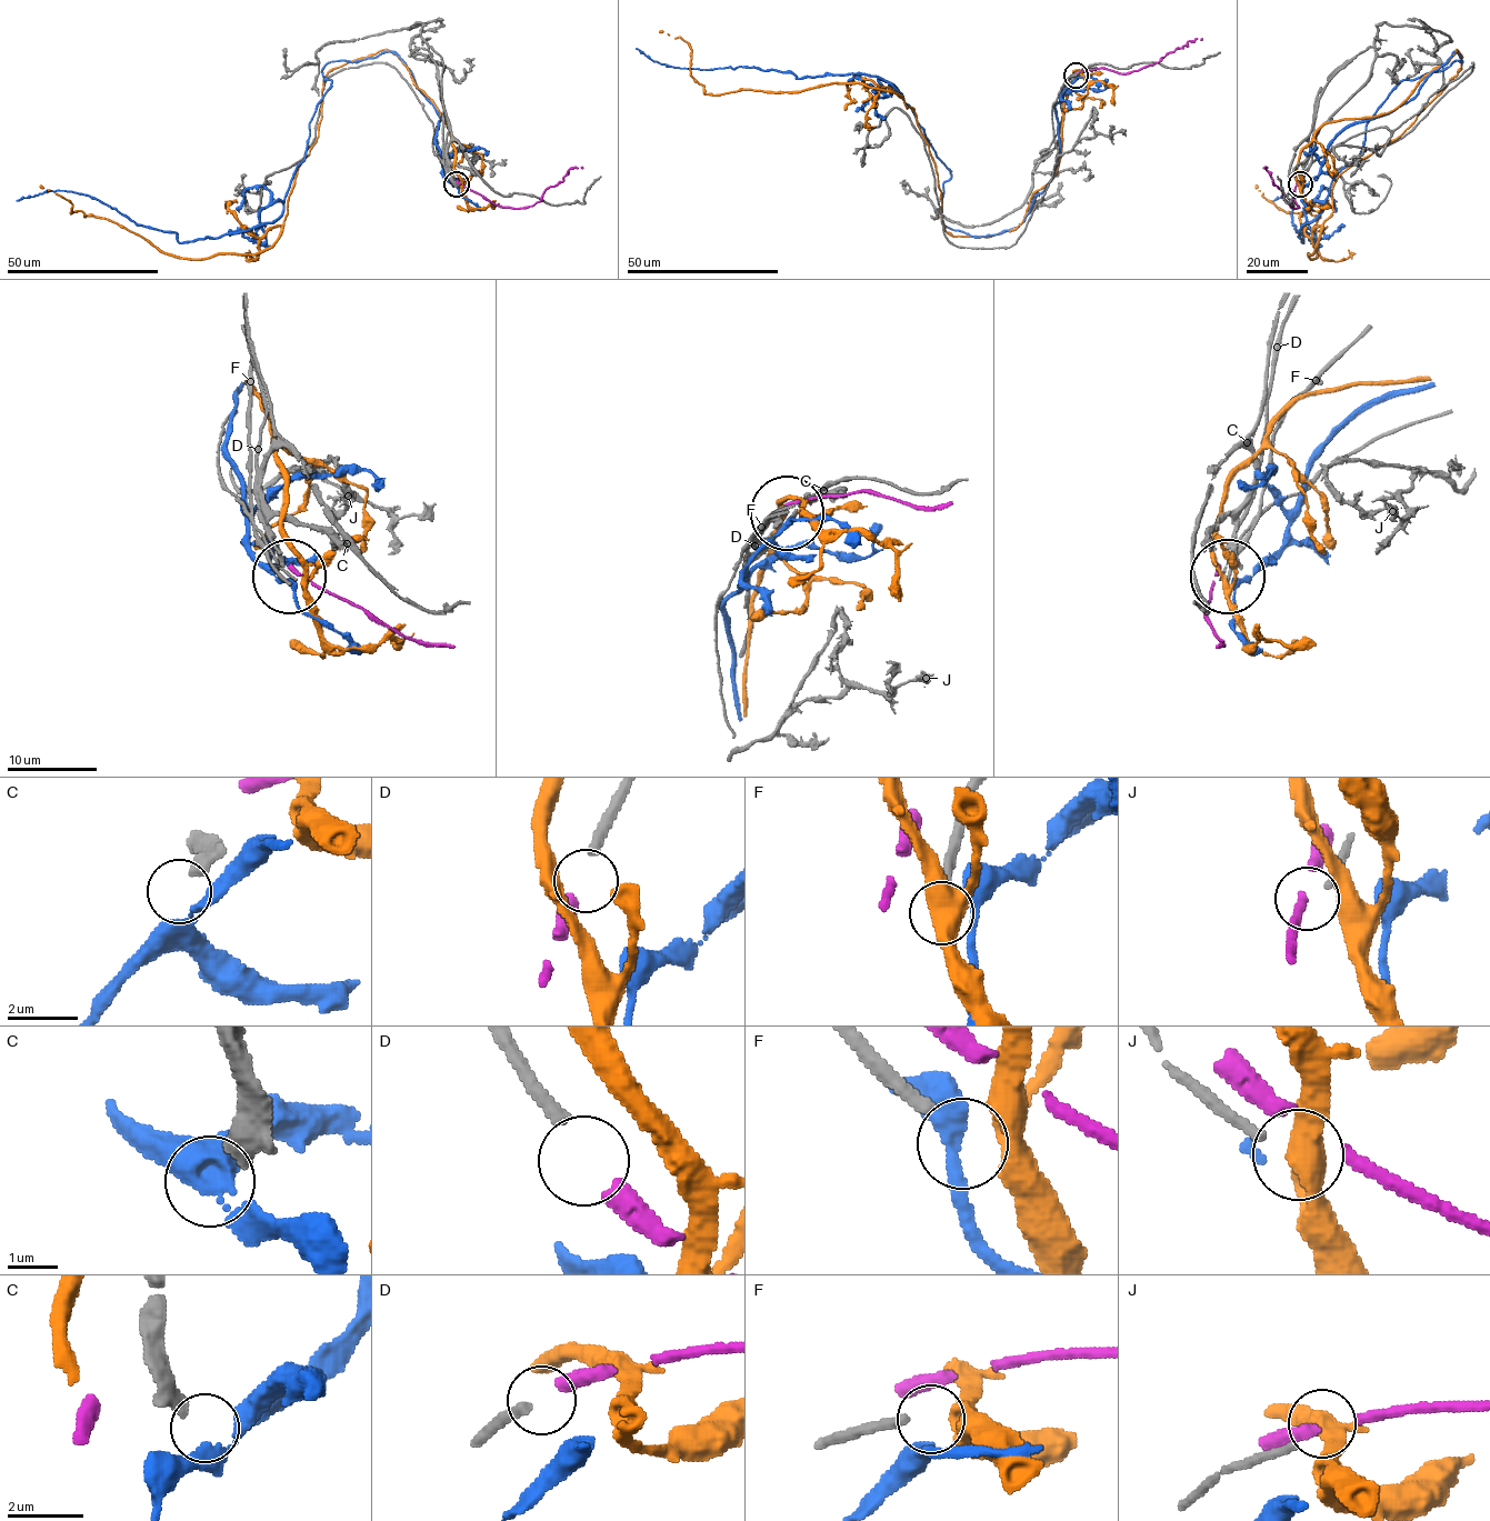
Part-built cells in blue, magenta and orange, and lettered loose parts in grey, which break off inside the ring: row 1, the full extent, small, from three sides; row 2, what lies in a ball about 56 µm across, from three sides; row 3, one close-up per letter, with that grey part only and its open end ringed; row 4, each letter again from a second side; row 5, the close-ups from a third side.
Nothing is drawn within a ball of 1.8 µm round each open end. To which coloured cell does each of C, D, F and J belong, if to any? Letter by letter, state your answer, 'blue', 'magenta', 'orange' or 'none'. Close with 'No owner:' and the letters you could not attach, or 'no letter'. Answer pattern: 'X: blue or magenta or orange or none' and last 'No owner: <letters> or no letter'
C: none
D: magenta
F: none
J: none
No owner: C, F, J

